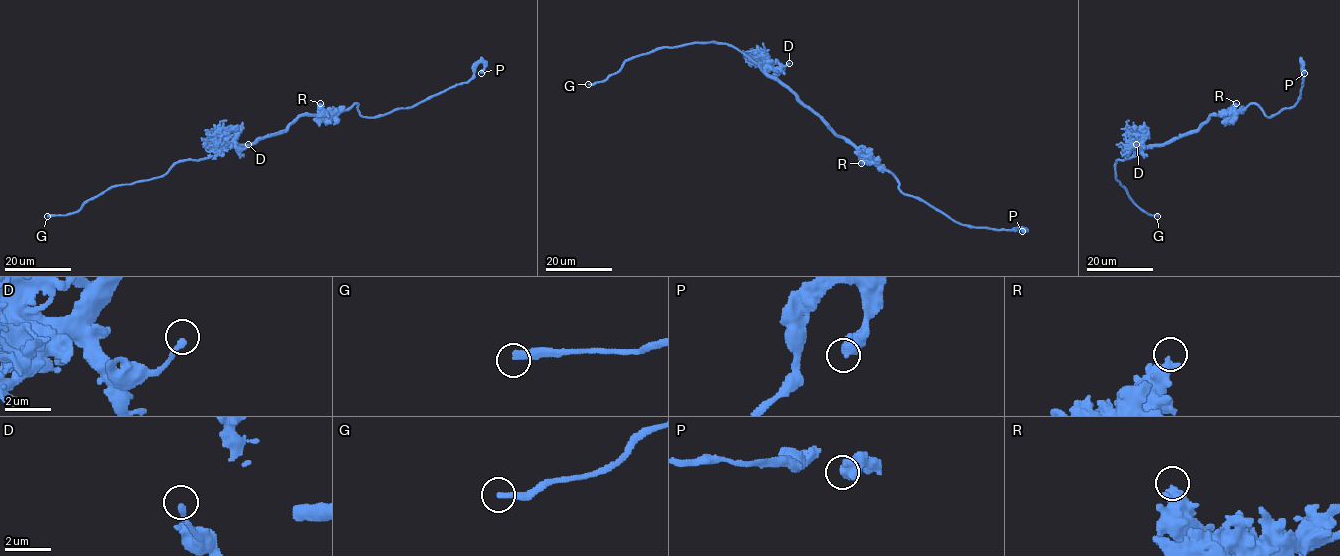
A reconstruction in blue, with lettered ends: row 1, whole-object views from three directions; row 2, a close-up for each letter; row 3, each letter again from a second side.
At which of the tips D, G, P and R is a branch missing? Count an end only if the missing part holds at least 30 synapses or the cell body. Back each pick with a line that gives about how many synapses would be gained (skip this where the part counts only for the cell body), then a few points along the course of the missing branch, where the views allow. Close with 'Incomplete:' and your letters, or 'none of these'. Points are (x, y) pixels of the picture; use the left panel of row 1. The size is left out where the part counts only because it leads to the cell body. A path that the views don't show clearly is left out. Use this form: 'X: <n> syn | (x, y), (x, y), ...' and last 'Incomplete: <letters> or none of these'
G: (47, 216), (21, 220)
Incomplete: G

